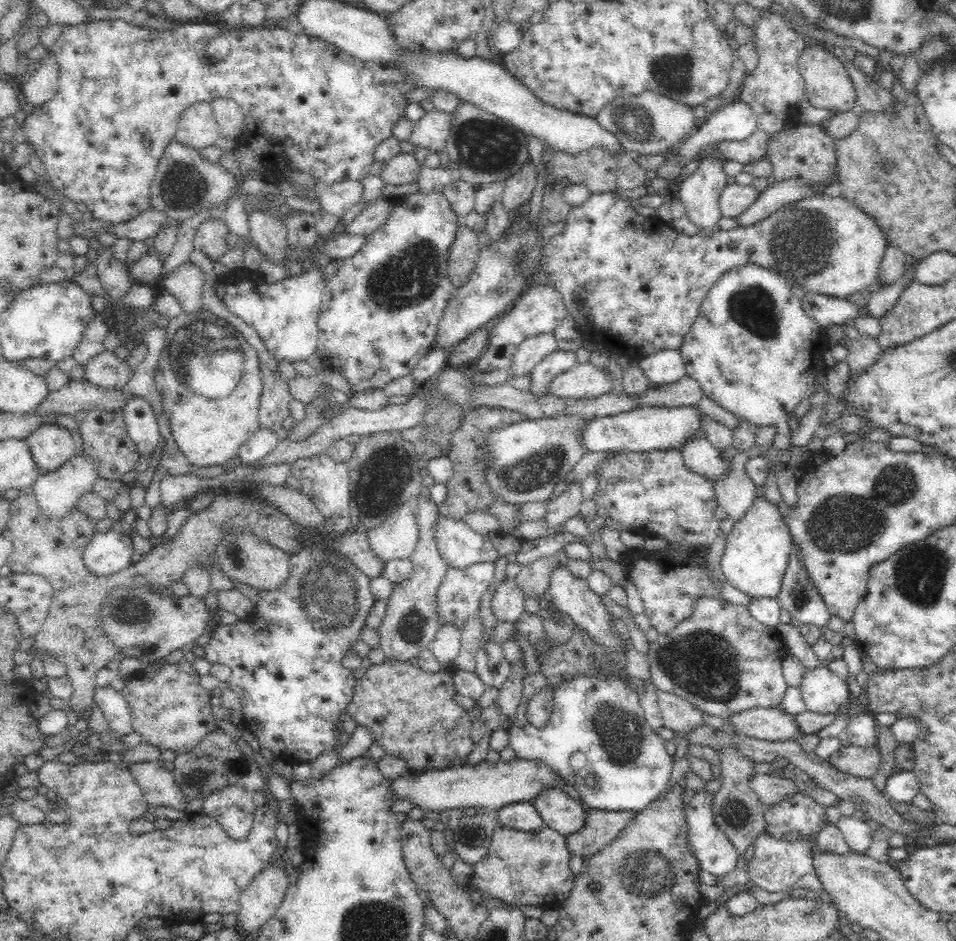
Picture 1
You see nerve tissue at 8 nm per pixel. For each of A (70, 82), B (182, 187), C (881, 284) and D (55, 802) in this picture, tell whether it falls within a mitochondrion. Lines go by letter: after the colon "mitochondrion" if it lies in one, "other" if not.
A: other
B: mitochondrion
C: other
D: other

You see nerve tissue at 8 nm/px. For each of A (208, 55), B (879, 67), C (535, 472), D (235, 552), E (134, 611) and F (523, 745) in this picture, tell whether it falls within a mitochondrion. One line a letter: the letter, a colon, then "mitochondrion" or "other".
A: mitochondrion
B: other
C: mitochondrion
D: mitochondrion
E: mitochondrion
F: other

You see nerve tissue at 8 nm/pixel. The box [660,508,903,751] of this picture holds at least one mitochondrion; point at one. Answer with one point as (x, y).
(800, 596)

